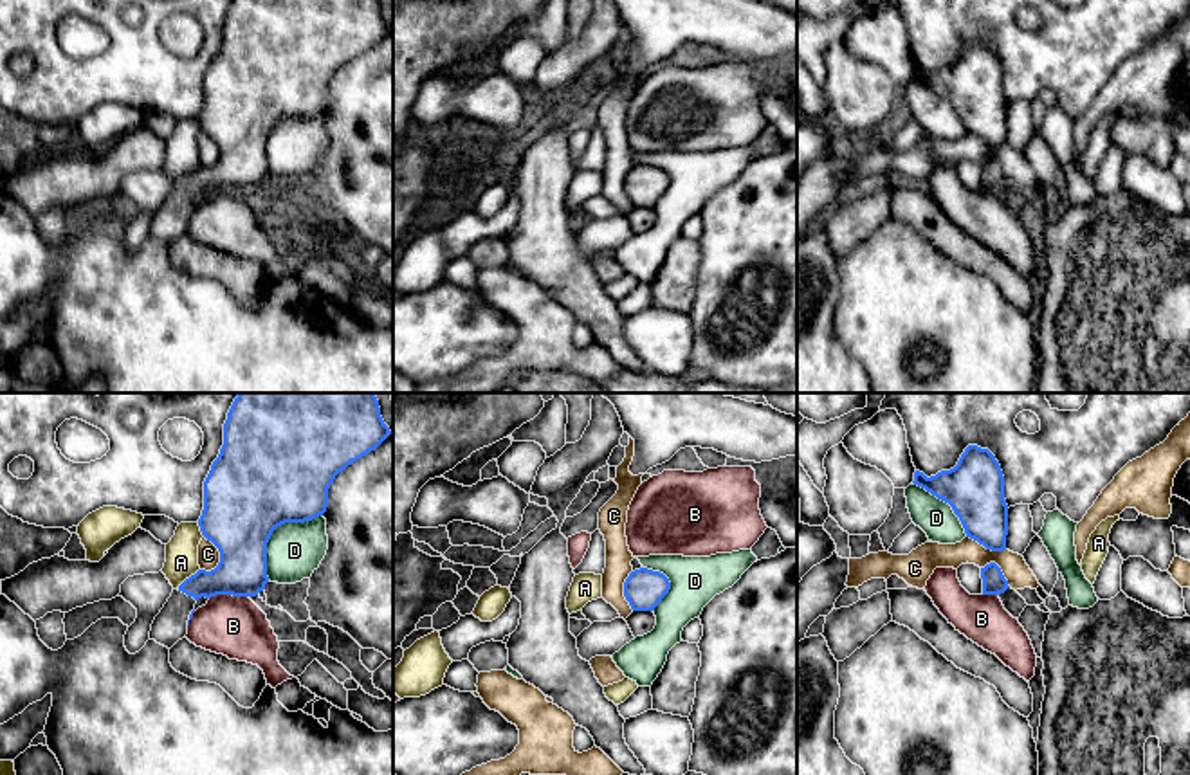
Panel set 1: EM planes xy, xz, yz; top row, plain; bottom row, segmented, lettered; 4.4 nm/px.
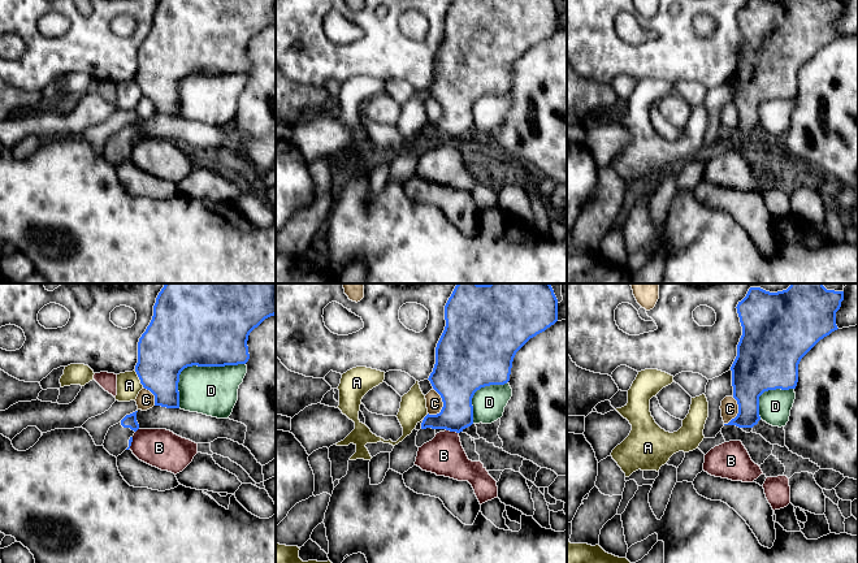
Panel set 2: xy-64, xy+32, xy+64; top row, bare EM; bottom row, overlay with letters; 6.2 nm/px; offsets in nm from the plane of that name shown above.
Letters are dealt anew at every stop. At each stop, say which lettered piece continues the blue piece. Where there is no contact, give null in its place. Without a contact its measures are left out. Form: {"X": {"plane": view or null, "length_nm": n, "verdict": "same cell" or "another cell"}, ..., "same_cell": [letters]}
{"A": {"plane": "xy", "length_nm": 130, "verdict": "another cell"}, "B": {"plane": "xy", "length_nm": 180, "verdict": "another cell"}, "C": {"plane": "xy", "length_nm": 170, "verdict": "another cell"}, "D": {"plane": "xy", "length_nm": 380, "verdict": "another cell"}, "same_cell": []}

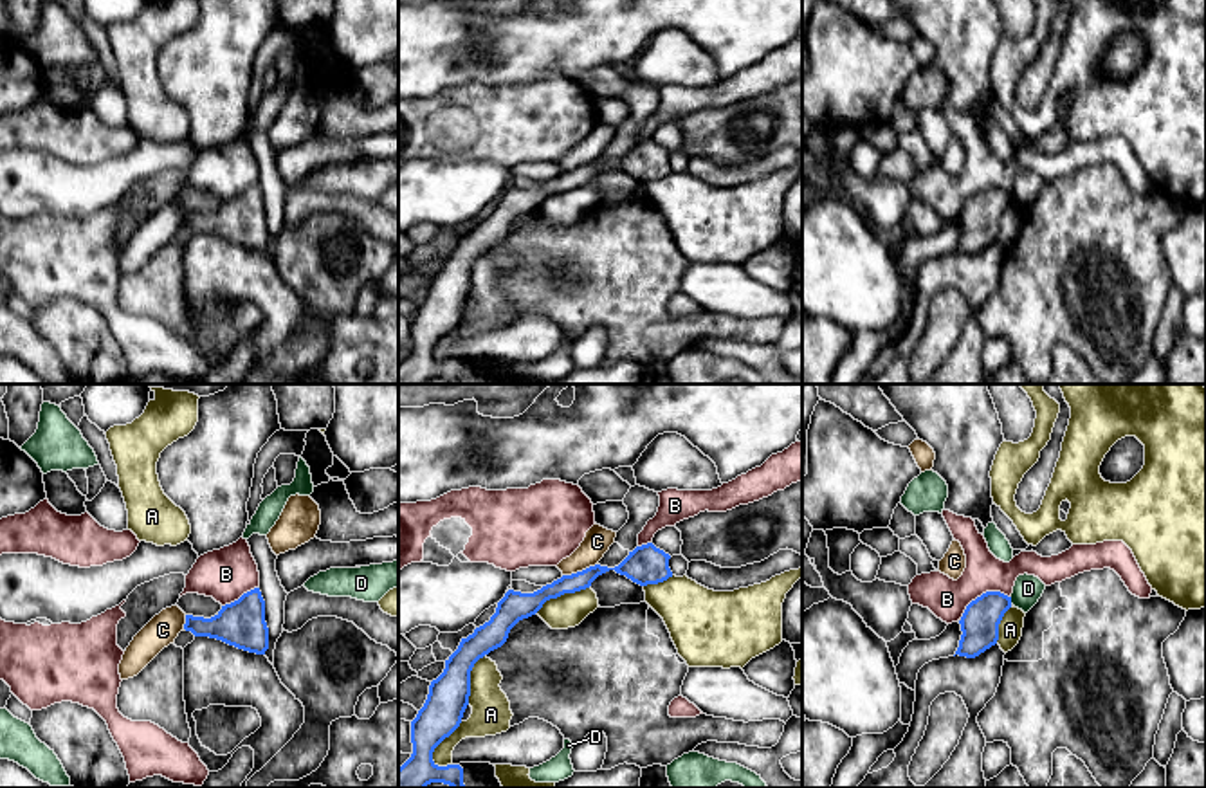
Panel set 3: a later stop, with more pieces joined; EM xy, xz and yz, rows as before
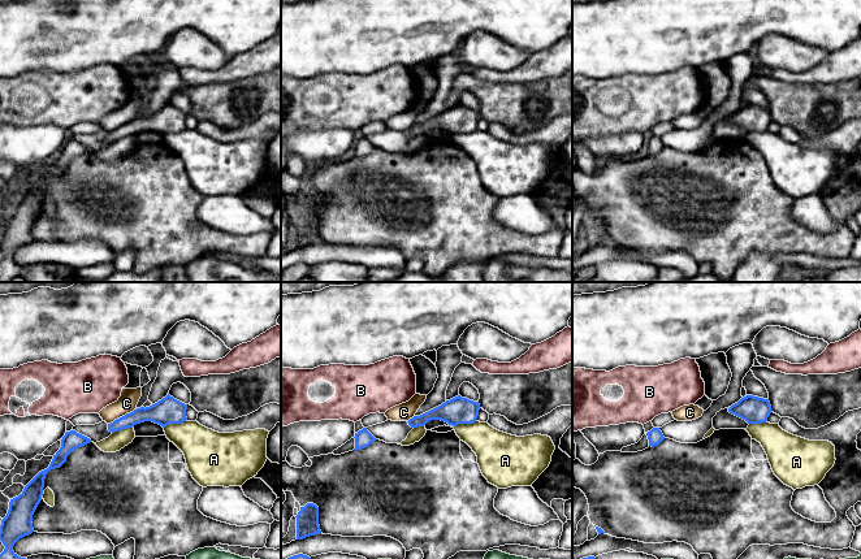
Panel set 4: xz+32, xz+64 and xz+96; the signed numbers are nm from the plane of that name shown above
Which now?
{"A": {"plane": "xz", "length_nm": 240, "verdict": "another cell"}, "B": {"plane": "yz", "length_nm": 260, "verdict": "another cell"}, "C": {"plane": "xz", "length_nm": 170, "verdict": "another cell"}, "D": {"plane": "yz", "length_nm": 30, "verdict": "another cell"}, "same_cell": []}

